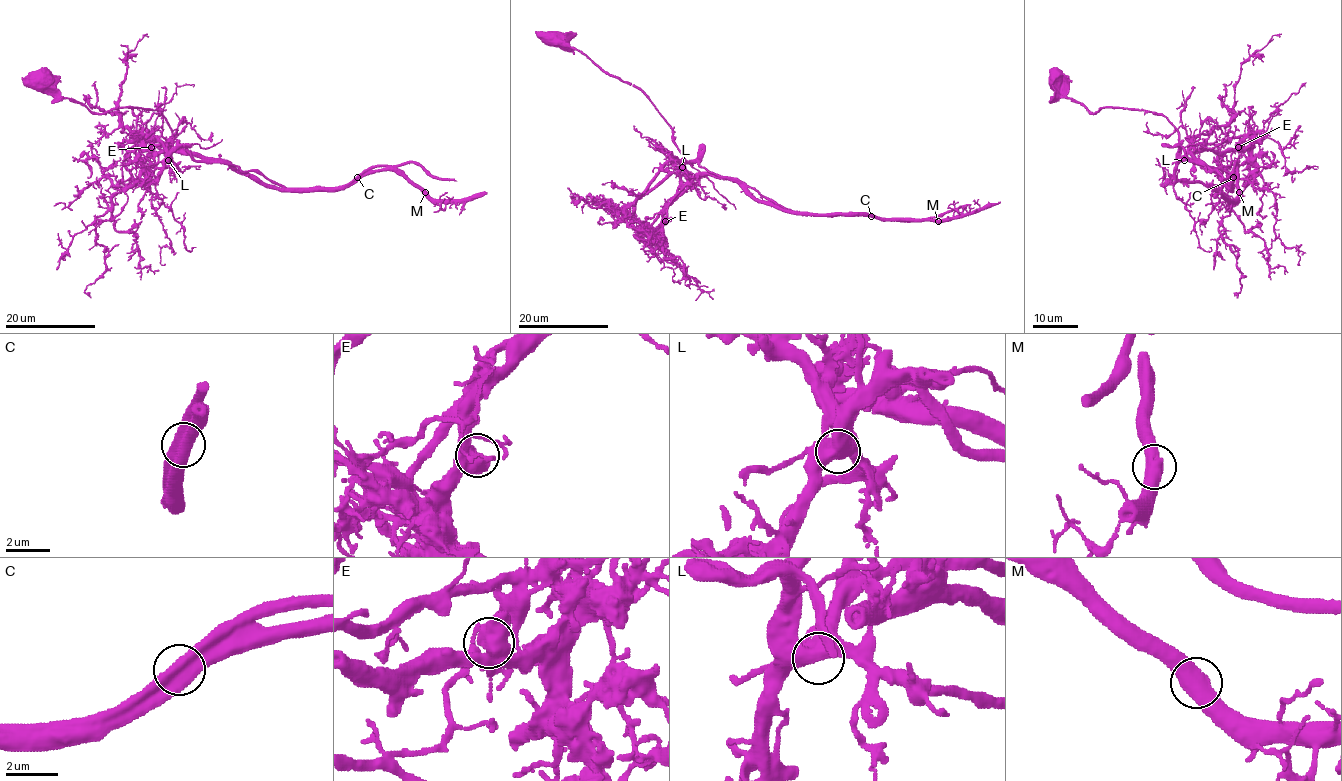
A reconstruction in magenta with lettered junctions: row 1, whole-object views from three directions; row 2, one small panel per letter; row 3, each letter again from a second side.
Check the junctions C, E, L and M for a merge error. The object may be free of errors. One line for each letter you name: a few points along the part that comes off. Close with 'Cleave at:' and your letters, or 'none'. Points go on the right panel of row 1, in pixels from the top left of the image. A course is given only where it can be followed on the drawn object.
C: course (1234, 177), (1231, 189), (1192, 155), (1204, 150), (1241, 150), (1265, 132), (1279, 107)
Cleave at: C

